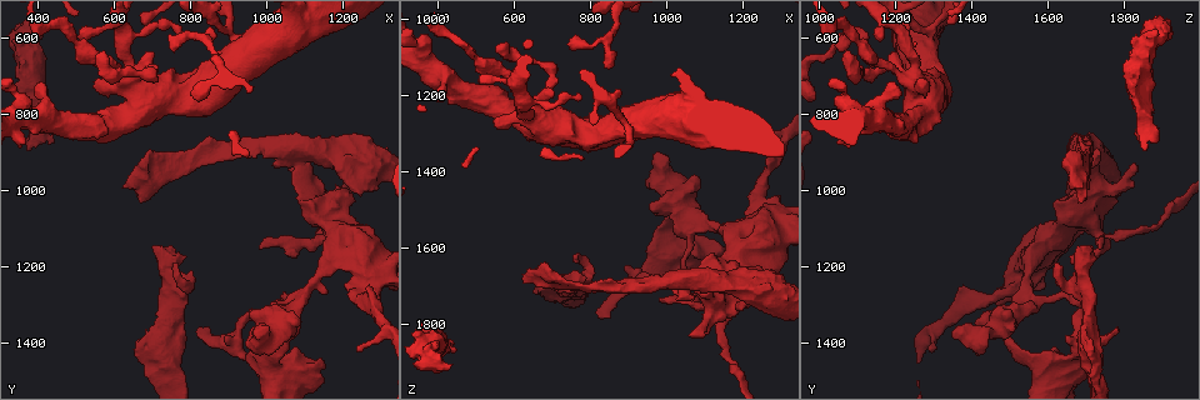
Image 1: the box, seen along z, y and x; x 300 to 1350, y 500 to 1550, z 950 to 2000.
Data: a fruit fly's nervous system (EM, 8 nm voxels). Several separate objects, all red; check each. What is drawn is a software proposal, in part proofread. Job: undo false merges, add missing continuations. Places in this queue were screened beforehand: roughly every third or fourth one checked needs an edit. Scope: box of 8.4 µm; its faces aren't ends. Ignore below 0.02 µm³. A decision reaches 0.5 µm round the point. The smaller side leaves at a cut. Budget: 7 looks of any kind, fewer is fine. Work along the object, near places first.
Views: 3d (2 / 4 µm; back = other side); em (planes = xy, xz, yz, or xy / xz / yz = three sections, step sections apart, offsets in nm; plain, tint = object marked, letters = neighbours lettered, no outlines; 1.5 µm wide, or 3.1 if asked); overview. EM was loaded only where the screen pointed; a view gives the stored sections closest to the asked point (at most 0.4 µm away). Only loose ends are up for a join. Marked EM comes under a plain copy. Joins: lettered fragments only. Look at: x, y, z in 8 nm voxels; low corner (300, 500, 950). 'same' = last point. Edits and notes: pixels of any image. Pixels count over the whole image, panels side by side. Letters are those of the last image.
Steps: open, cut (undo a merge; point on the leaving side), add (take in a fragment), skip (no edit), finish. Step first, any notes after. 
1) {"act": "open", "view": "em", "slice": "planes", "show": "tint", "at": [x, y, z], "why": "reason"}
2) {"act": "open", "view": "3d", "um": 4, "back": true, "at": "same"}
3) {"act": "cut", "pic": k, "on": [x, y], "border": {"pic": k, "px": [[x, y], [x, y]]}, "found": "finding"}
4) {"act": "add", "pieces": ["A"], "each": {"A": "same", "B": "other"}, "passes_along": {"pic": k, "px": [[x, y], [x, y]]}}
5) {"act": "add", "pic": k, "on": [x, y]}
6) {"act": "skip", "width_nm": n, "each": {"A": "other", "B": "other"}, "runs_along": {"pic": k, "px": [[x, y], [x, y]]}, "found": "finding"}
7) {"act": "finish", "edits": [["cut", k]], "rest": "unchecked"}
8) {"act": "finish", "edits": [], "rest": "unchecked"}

{"act": "open", "view": "em", "slice": "xy", "step": 8, "show": "letters", "at": [845, 605, 1125], "why": "free end"}

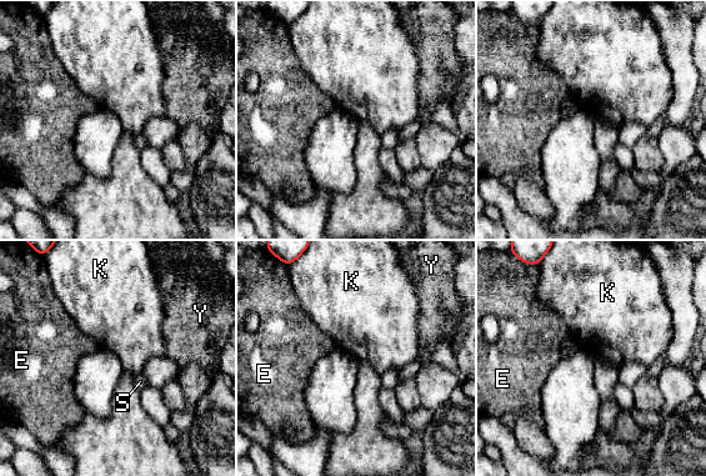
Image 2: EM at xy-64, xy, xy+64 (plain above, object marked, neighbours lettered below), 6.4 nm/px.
{"act": "open", "view": "em", "slice": "planes", "show": "letters", "at": "same"}

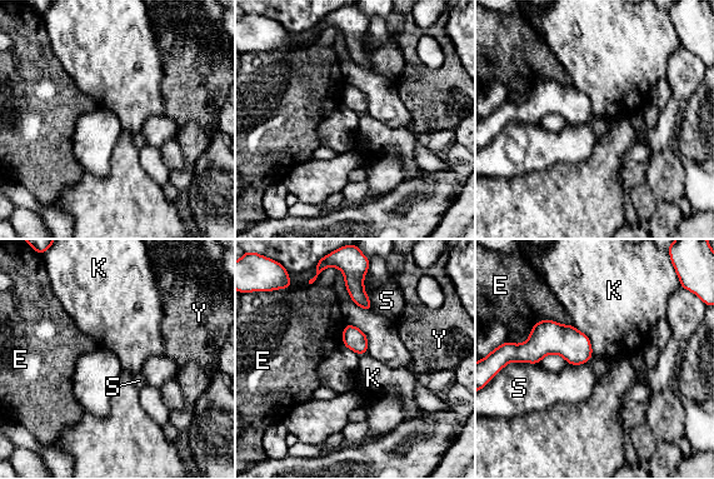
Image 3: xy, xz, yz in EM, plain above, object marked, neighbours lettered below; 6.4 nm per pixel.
{"act": "skip", "width_nm": 140, "each": {"E": "other", "K": "other", "S": "other", "Y": "other"}, "border": {"pic": 3, "px": [[538, 363], [508, 362], [497, 373]]}, "found": "none of them fits"}

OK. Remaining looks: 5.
{"act": "open", "view": "em", "slice": "xy", "step": 8, "show": "letters", "at": [615, 1000, 1685], "why": "an open end"}

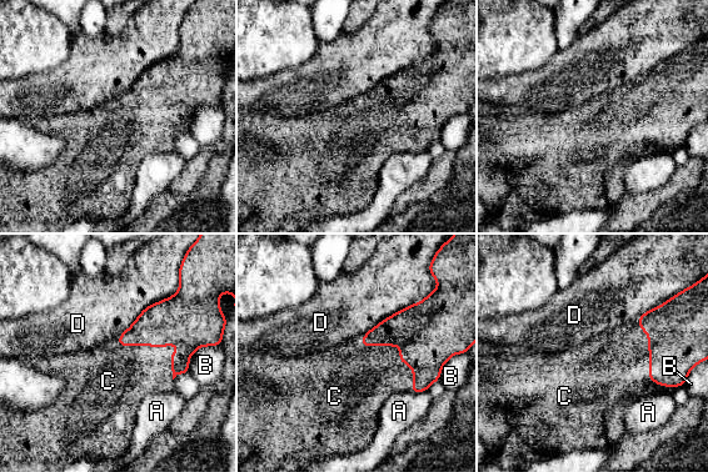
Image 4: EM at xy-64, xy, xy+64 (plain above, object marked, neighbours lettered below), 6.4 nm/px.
{"act": "open", "view": "em", "slice": "planes", "show": "letters", "at": "same"}

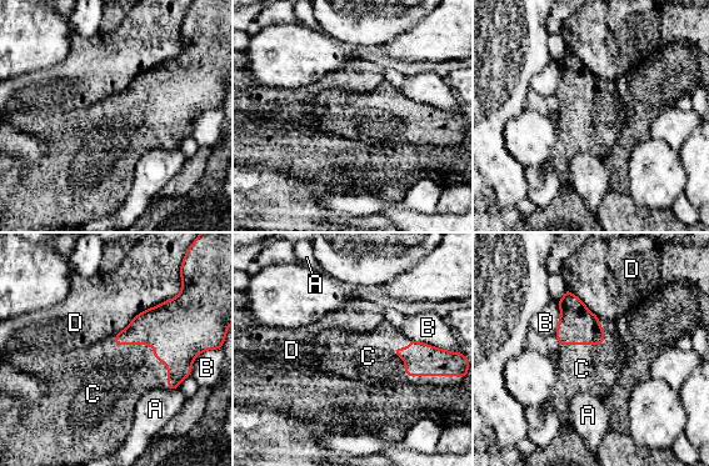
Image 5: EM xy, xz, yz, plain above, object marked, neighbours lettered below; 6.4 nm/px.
{"act": "add", "pieces": ["C"], "each": {"A": "other", "B": "other", "C": "same", "D": "other"}, "passes_along": {"pic": 5, "px": [[181, 321], [151, 345], [124, 372]]}, "found": "it goes on there"}

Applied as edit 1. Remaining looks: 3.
{"act": "finish", "edits": [["add", 5]], "rest": "unchecked"}

